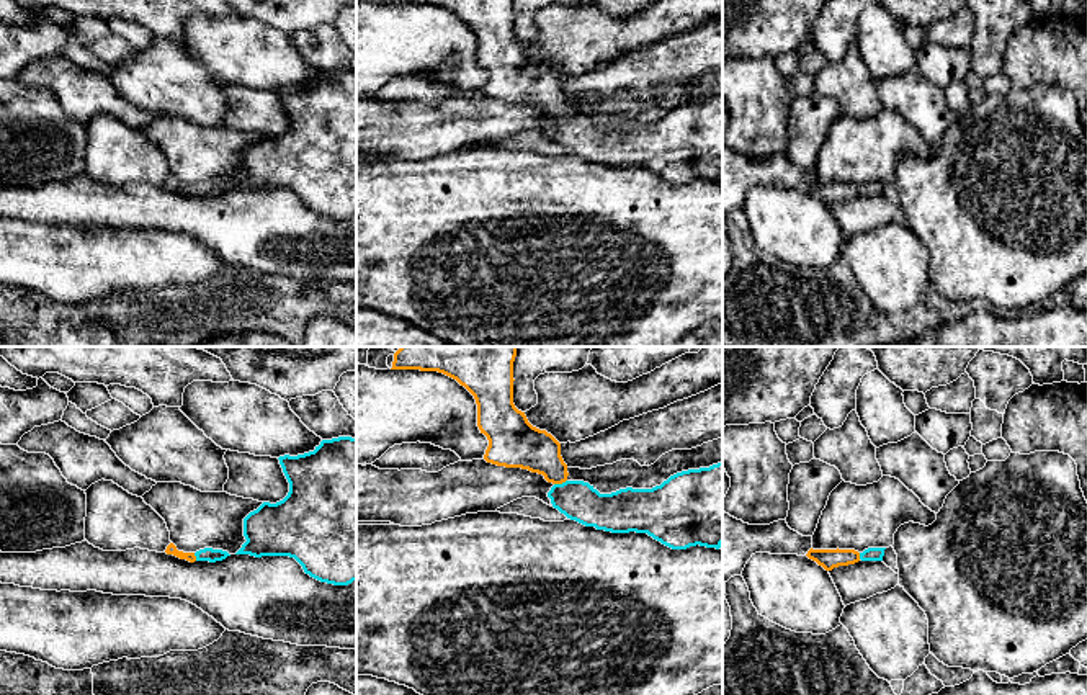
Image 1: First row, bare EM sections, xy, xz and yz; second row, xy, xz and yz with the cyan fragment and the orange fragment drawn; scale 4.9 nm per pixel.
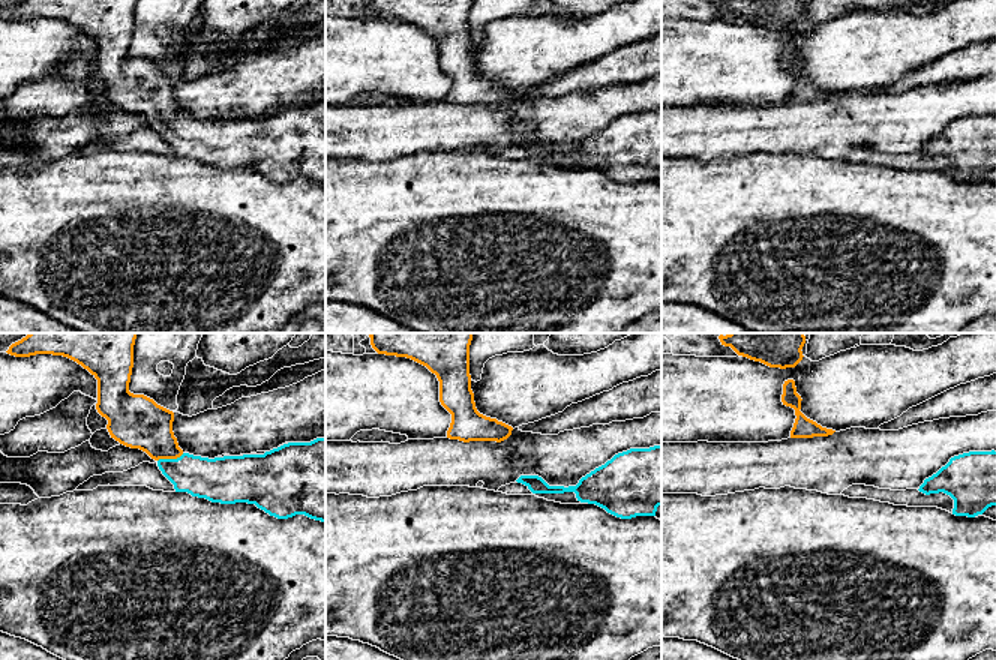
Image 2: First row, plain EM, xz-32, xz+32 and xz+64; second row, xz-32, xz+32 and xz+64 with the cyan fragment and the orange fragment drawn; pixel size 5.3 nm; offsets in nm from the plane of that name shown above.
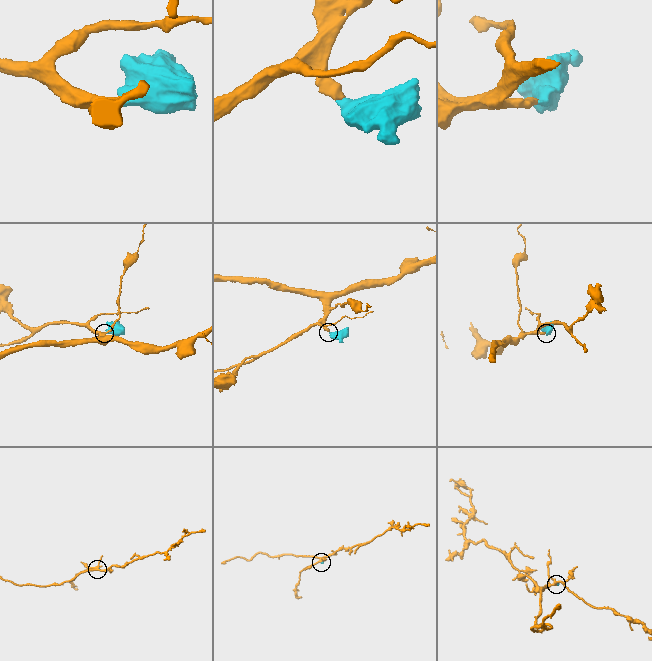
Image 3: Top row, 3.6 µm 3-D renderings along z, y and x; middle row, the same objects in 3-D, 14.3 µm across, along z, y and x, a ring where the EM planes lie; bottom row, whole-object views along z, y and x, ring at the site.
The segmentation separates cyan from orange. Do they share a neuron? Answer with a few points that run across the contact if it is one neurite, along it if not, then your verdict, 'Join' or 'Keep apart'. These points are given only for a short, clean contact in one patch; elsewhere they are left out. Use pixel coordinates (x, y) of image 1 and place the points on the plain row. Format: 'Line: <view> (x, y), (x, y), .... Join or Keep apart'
Line: xz (577, 134), (559, 118), (527, 80). Join

